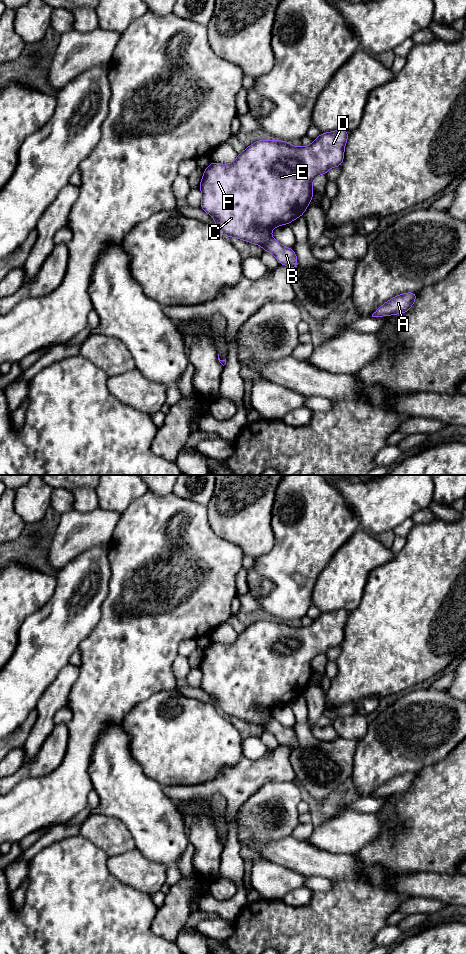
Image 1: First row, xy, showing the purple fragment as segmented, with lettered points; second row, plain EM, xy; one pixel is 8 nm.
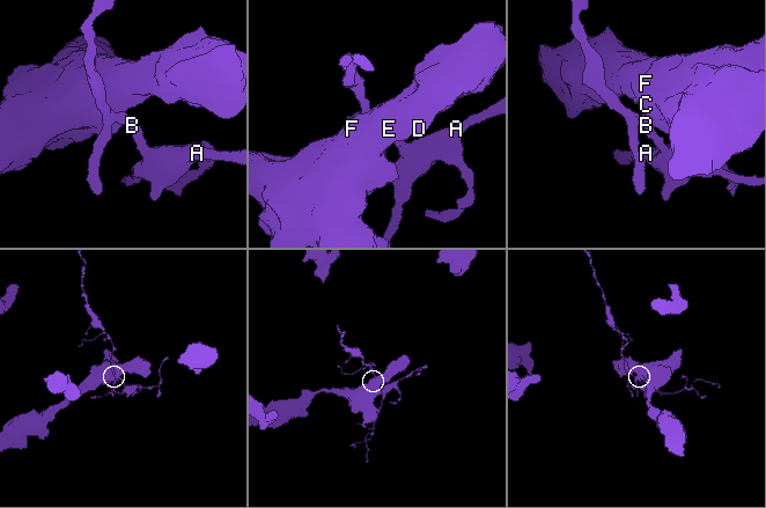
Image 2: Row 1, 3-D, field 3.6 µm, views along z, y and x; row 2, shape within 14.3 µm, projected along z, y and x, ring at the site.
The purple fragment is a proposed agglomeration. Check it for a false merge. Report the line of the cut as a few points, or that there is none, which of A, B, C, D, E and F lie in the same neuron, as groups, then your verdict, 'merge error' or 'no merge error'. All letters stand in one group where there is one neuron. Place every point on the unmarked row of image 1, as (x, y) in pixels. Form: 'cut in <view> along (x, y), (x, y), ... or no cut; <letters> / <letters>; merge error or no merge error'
cut in xy along (271, 717), (263, 727); A B / C D E F; merge error

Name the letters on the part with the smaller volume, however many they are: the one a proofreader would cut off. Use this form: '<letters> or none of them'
A, B

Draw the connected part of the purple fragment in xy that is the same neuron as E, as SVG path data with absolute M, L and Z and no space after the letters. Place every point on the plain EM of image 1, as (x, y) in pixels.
M344 609L321 613L312 624L304 627L293 627L281 620L257 620L239 633L231 644L212 642L203 651L203 658L198 666L202 671L200 688L211 695L215 706L226 717L236 717L261 727L267 725L272 716L270 711L280 705L290 704L302 697L313 679L312 662L320 654L326 655L332 647L340 647L344 640L344 629L349 612Z

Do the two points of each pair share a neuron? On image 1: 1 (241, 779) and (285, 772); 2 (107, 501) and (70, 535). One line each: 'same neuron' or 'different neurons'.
1: same neuron
2: different neurons

